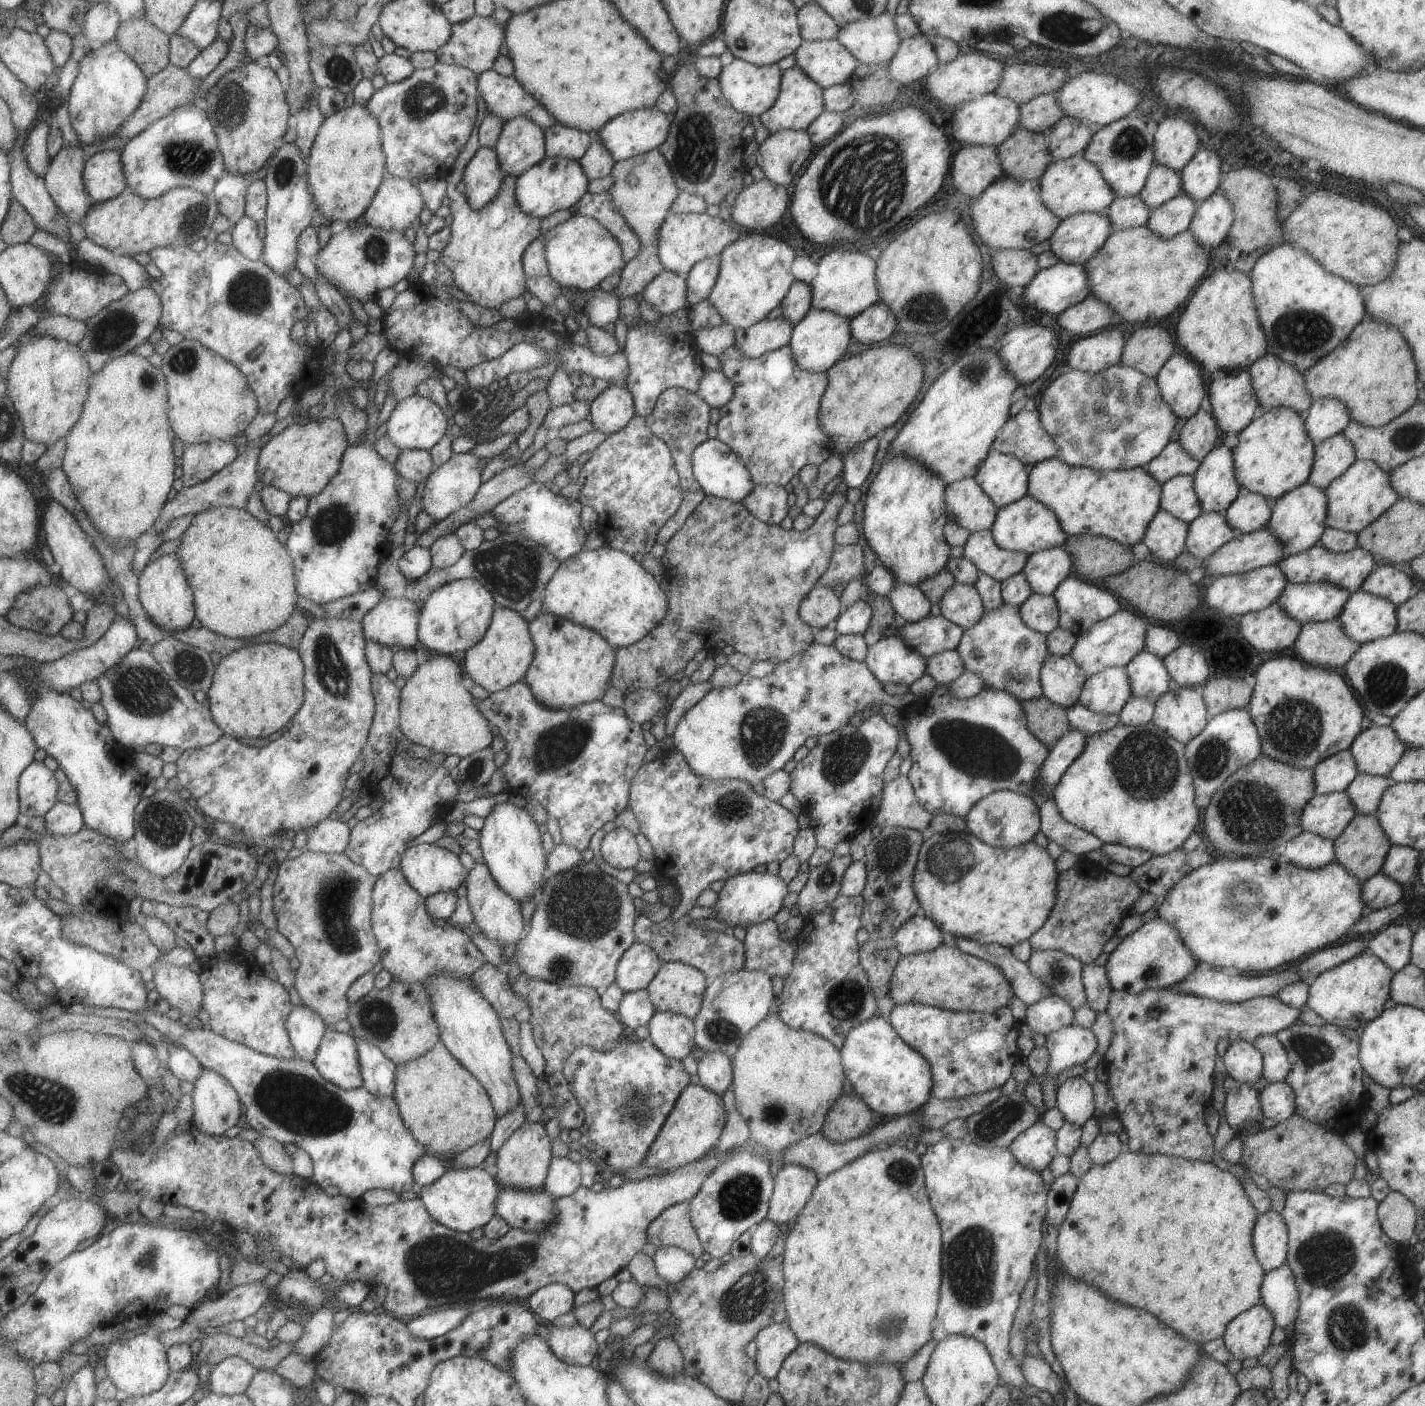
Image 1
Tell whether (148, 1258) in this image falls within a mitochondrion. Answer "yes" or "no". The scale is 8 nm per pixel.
yes

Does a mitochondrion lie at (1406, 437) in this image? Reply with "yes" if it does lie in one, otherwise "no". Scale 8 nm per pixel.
yes

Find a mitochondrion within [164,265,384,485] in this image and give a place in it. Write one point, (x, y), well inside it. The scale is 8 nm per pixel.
(248, 292)

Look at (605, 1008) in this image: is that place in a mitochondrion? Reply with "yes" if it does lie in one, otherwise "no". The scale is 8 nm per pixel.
no

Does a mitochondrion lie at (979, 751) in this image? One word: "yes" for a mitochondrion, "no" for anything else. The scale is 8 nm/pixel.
yes

